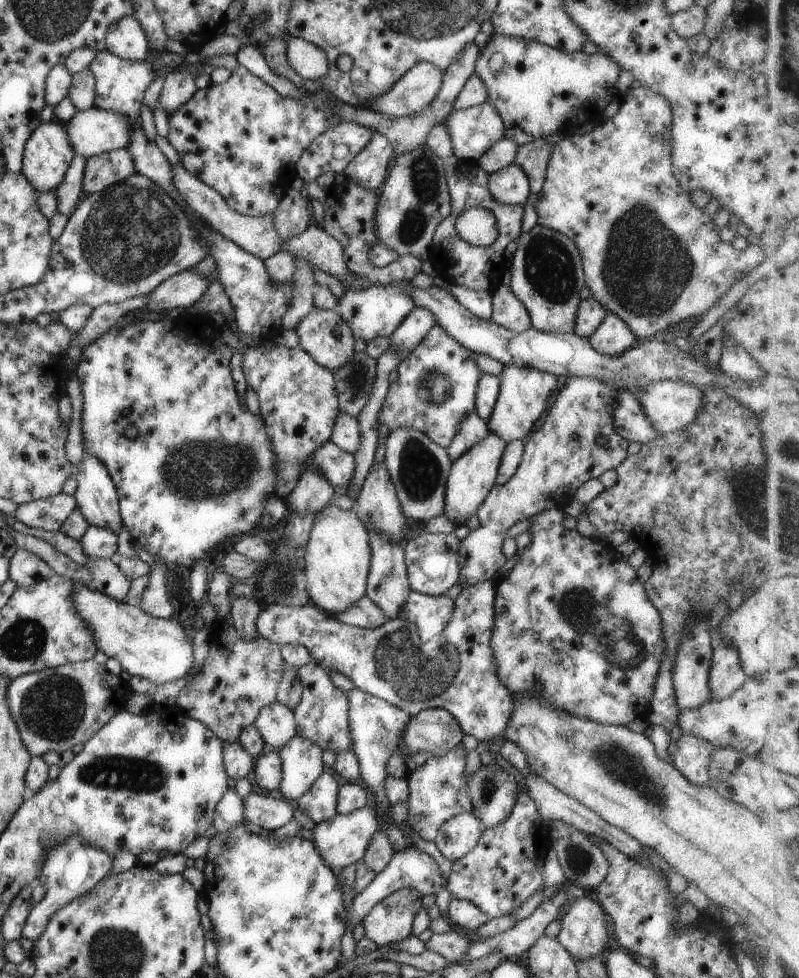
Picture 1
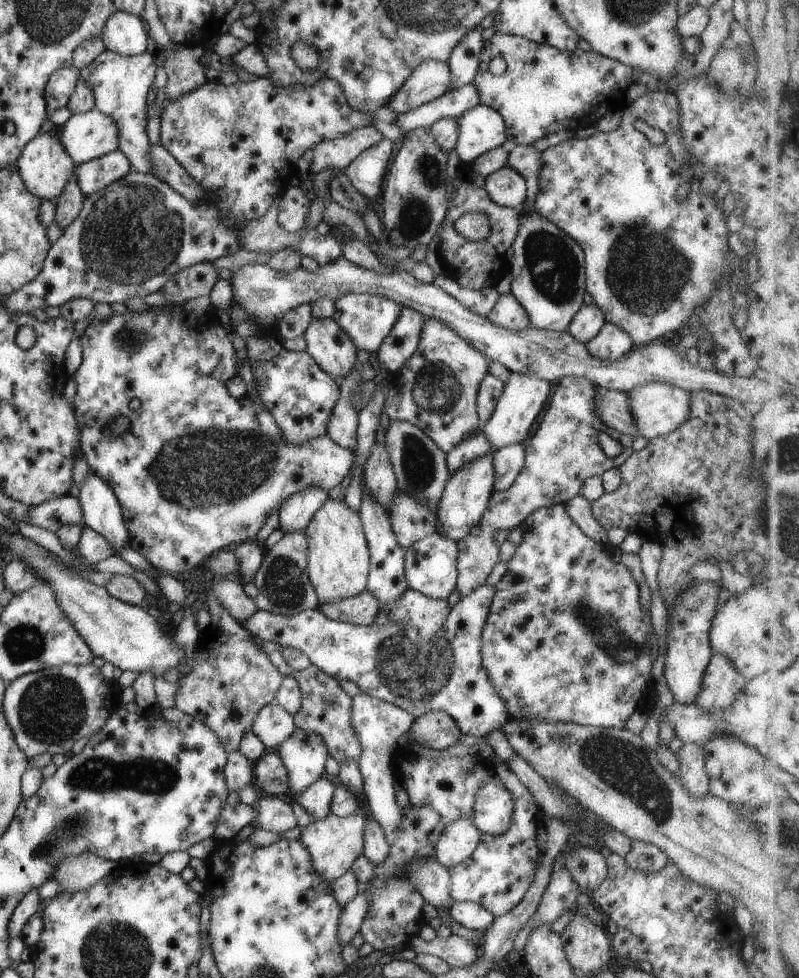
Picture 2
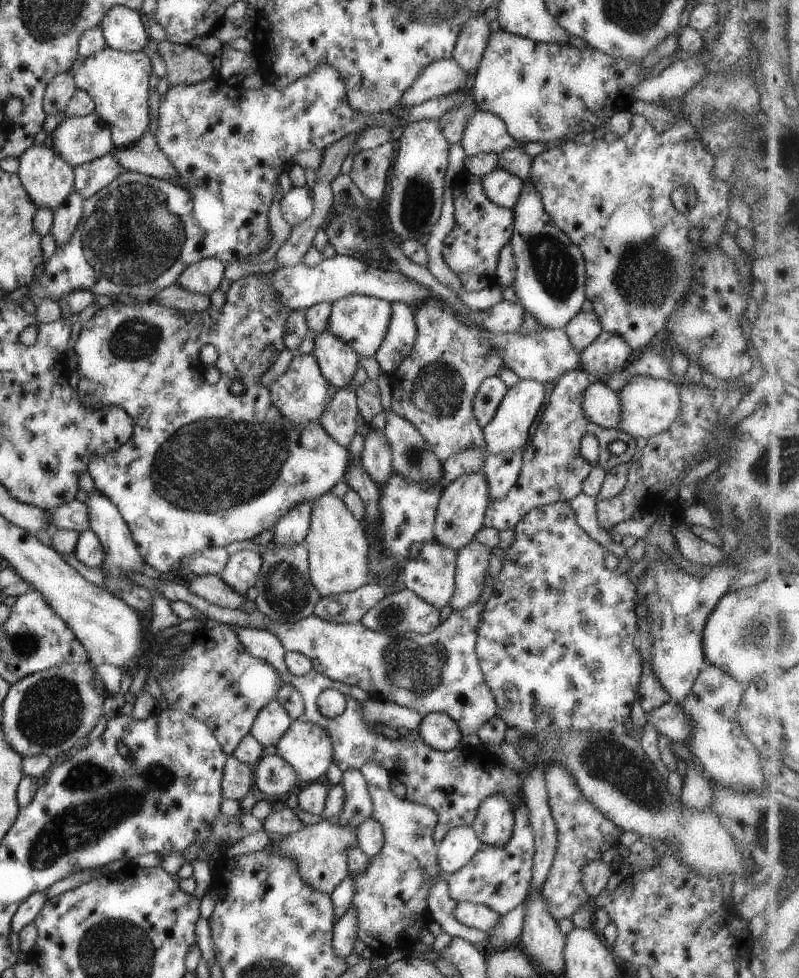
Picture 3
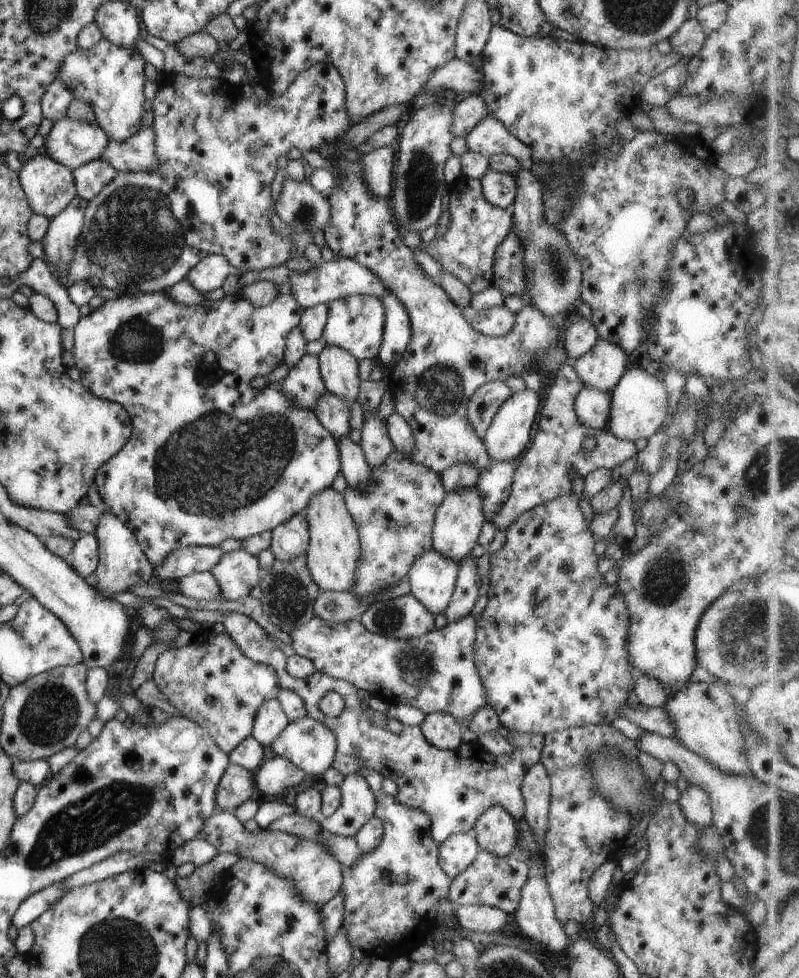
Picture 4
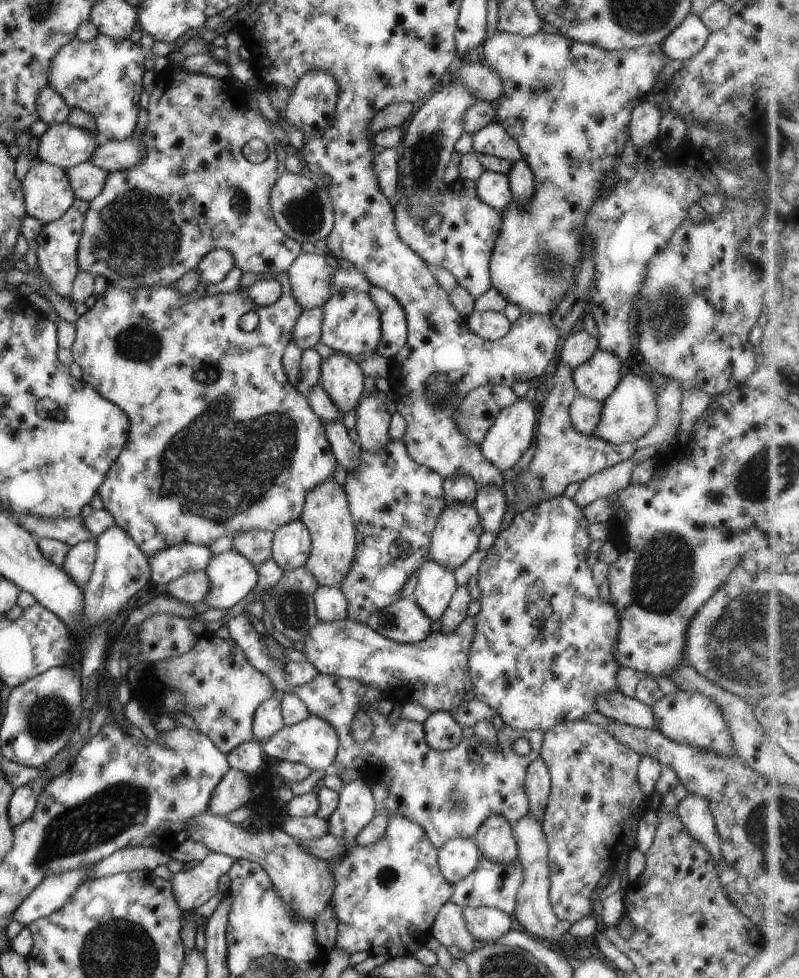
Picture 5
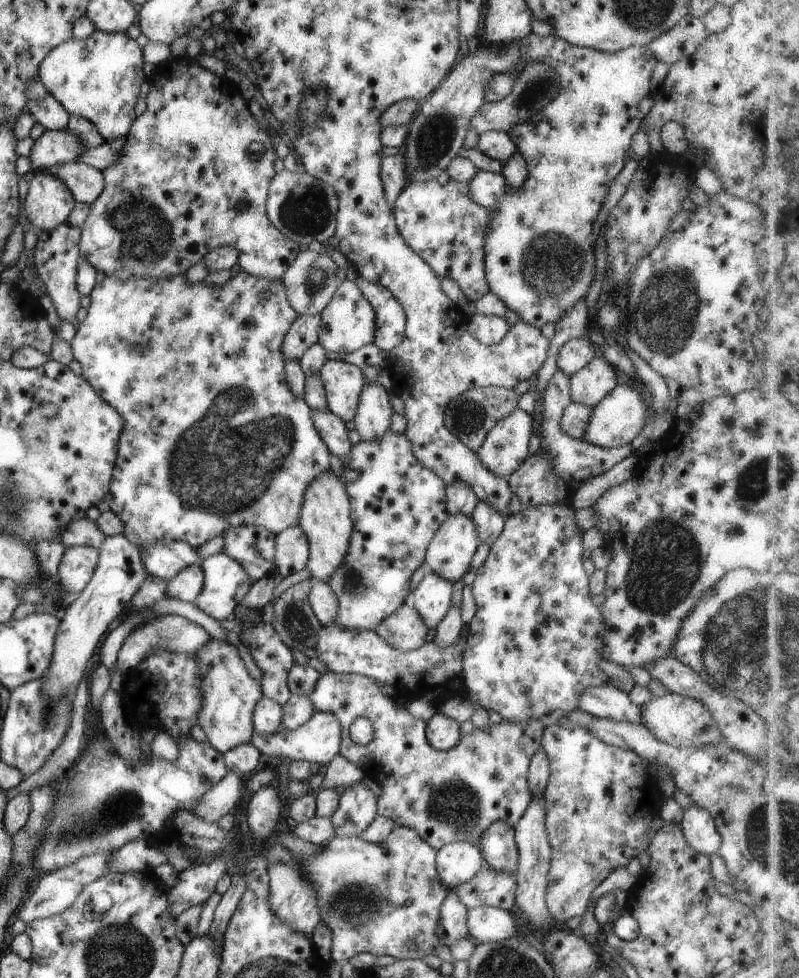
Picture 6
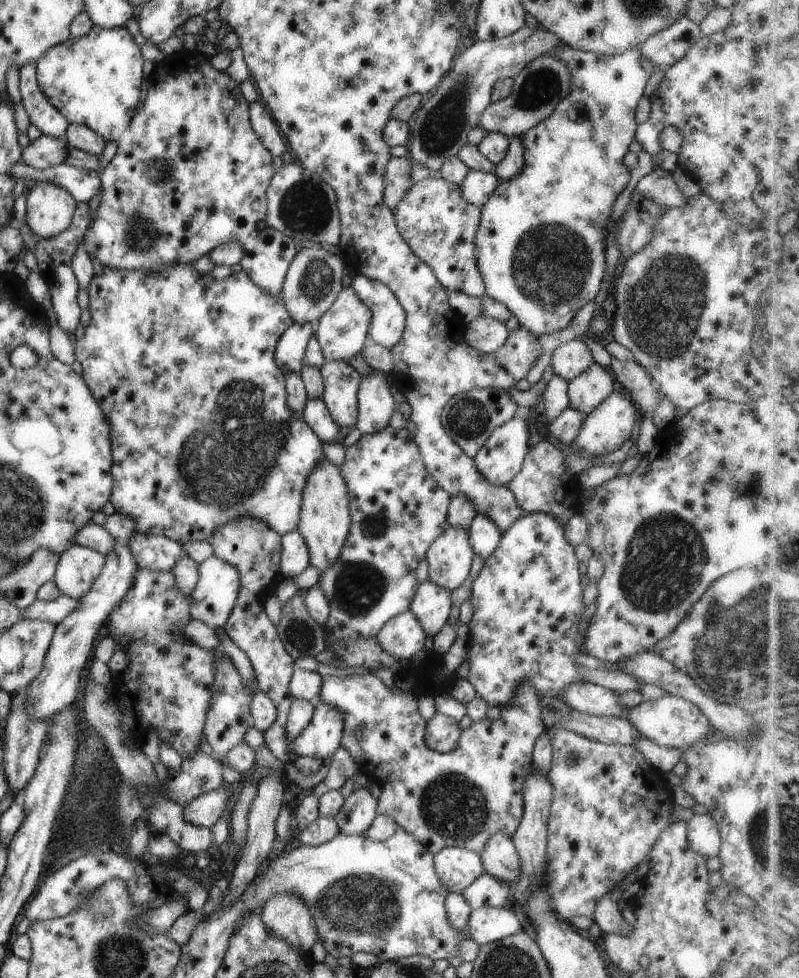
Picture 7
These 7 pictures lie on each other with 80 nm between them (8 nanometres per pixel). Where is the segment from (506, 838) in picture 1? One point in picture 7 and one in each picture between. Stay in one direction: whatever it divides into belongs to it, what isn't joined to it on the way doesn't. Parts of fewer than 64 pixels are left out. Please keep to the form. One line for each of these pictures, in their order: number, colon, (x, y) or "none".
2: (497, 873)
3: (498, 877)
4: (492, 881)
5: (491, 884)
6: (489, 888)
7: (485, 891)

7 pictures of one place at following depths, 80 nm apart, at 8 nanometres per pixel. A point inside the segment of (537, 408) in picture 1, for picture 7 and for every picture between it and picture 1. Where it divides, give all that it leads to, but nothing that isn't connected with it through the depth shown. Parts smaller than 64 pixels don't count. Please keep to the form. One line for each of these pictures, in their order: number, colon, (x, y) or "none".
2: (522, 397)
3: (507, 430)
4: (507, 436)
5: (508, 438)
6: (505, 446)
7: (499, 458)

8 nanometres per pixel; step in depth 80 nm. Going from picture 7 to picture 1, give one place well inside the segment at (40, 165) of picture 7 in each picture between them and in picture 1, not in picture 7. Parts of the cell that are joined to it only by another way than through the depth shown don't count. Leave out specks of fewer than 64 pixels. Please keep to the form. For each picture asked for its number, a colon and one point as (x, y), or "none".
1: (90, 132)
2: (84, 136)
3: (76, 140)
4: (69, 142)
5: (63, 145)
6: (54, 147)

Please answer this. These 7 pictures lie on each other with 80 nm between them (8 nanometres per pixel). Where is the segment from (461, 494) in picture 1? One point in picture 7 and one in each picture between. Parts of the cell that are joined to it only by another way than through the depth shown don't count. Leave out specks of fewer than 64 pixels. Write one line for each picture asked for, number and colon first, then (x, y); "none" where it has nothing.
2: (460, 506)
3: (459, 514)
4: (457, 521)
5: (455, 536)
6: (449, 552)
7: (448, 557)

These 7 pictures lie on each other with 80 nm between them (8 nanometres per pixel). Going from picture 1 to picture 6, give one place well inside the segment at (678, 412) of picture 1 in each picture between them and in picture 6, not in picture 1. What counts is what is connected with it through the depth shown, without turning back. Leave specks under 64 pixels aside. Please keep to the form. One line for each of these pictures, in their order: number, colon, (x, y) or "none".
2: (657, 408)
3: (647, 405)
4: (637, 407)
5: (630, 409)
6: (618, 417)

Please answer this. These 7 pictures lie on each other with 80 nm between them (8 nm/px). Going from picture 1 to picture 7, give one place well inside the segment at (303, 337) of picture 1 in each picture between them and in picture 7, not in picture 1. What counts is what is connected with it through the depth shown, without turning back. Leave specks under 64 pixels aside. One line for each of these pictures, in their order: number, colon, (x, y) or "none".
2: (329, 346)
3: (337, 362)
4: (339, 369)
5: (340, 377)
6: (342, 382)
7: (340, 381)

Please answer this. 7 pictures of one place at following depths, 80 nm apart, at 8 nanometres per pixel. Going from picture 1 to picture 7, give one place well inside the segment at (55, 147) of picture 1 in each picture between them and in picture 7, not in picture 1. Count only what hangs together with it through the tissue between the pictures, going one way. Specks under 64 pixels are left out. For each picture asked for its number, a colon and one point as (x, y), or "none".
2: (43, 165)
3: (46, 177)
4: (48, 185)
5: (47, 193)
6: (47, 203)
7: (49, 208)

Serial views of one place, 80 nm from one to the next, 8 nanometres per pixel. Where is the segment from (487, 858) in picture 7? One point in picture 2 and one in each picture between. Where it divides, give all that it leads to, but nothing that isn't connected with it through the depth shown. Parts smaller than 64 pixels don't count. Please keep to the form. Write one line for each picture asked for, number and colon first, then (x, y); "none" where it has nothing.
2: (493, 806)
3: (492, 824)
4: (494, 830)
5: (494, 838)
6: (496, 845)

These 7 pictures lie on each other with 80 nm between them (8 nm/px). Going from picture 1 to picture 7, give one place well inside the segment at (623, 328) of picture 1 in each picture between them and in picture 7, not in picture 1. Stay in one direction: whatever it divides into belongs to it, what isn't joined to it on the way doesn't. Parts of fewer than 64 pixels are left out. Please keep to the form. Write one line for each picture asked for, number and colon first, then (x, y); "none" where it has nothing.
2: (610, 343)
3: (607, 354)
4: (600, 368)
5: (597, 376)
6: (589, 385)
7: (585, 391)

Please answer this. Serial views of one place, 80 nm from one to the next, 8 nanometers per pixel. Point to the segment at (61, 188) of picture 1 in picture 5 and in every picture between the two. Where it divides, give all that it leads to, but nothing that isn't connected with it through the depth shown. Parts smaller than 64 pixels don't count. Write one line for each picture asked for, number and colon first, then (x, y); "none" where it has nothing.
2: (67, 205)
3: (65, 217)
4: (63, 230)
5: (57, 244)

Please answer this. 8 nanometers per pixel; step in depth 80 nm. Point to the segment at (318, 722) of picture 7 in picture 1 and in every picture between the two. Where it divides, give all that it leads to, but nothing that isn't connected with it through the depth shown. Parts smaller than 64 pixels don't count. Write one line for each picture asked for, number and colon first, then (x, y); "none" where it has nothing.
1: (300, 759)
2: (303, 753)
3: (305, 746)
4: (308, 743)
5: (312, 742)
6: (317, 740)

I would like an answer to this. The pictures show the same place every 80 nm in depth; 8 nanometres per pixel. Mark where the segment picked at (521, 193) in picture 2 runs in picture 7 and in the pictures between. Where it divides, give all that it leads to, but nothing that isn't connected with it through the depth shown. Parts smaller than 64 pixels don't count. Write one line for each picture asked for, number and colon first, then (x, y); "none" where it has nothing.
3: (502, 188)
4: (498, 189)
5: (492, 189)
6: (486, 189)
7: (475, 189)

